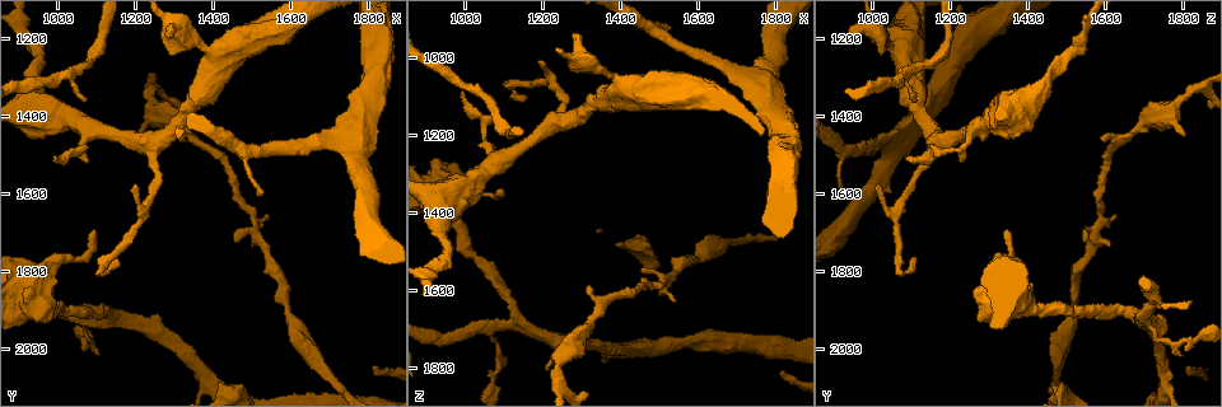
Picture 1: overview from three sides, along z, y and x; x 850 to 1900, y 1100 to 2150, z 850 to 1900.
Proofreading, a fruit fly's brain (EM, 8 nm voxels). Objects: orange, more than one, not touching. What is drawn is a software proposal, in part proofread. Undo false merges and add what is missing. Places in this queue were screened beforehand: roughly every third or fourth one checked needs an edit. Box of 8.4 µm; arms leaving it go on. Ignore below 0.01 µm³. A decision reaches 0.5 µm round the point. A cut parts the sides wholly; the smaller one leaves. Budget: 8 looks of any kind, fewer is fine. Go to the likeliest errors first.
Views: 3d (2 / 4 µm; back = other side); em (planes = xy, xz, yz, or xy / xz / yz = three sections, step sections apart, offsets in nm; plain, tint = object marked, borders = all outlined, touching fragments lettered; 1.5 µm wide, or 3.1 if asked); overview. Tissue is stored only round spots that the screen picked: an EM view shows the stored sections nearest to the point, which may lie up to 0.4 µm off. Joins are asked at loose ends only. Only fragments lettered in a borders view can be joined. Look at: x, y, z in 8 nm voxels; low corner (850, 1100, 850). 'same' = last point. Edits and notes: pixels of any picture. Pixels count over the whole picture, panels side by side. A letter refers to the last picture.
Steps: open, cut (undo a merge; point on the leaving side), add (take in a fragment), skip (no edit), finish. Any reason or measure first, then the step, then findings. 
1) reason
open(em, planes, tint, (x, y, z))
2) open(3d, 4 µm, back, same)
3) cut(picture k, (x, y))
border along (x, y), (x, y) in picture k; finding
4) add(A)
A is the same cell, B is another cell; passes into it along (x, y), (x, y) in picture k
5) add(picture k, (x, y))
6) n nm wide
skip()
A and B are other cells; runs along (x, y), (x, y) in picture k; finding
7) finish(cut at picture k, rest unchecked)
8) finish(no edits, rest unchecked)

an open end
open(em, planes, borders, (1285, 1175, 935))

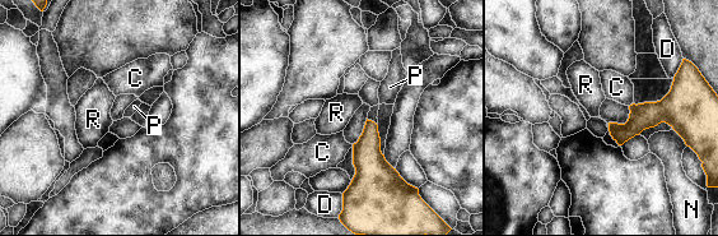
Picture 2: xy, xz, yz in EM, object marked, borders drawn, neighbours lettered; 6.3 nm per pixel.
add(P)
P is the same cell, C, D, N and R are other cells; passes into it along (368, 160), (371, 120), (390, 87) in picture 2; it goes on there

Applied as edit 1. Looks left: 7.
sudden change in width
open(em, planes, borders, (1090, 1980, 1800))

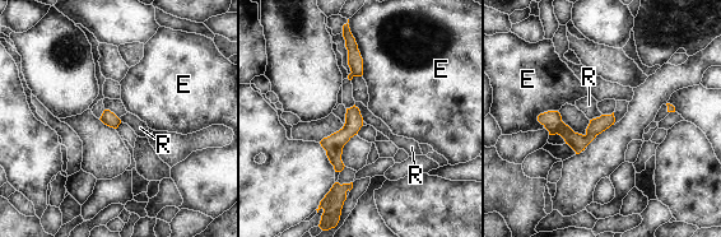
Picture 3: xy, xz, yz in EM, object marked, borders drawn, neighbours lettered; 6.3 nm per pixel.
cut(picture 3, (598, 125))
E and R are other cells; the part that leaves runs along (354, 110), (338, 168) in picture 3; a second cell is stuck on

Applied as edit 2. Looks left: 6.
finish(add at picture 2, cut at picture 3, rest unchecked)

